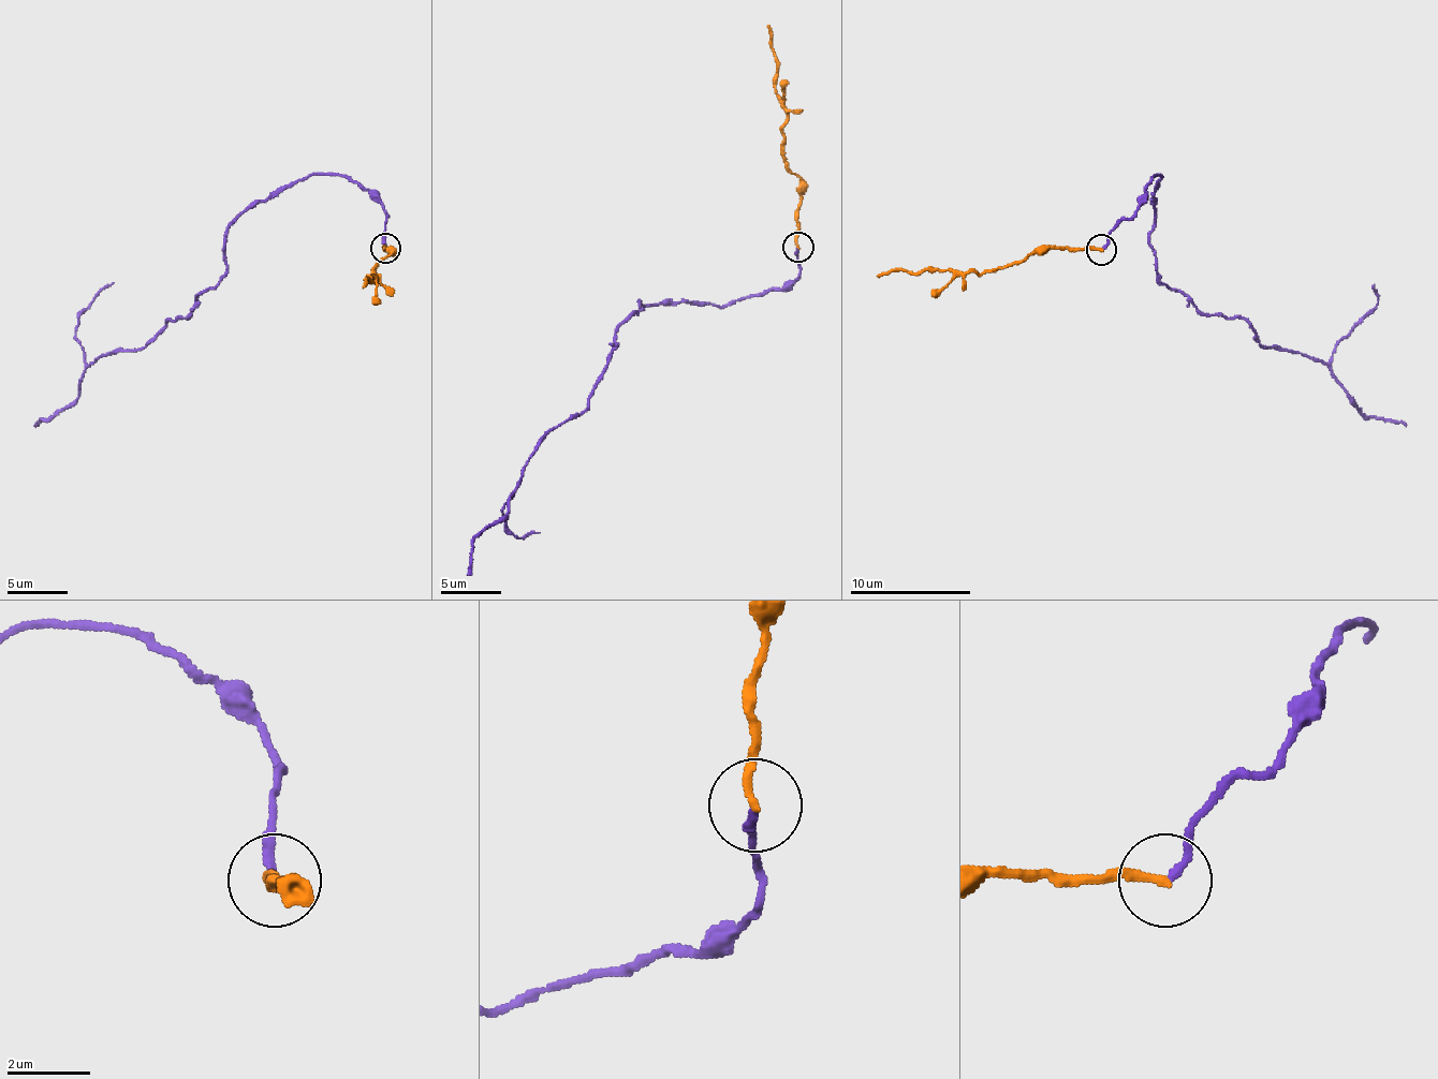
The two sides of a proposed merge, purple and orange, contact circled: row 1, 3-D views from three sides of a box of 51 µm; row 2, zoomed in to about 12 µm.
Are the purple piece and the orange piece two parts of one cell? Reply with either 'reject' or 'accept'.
reject

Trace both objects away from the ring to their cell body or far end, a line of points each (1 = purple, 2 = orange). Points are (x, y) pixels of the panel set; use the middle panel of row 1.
1: (798, 248), (797, 279), (778, 290), (718, 307), (639, 301), (588, 405), (529, 458), (466, 574)
2: (798, 248), (798, 183), (787, 166), (781, 131), (788, 113), (776, 92), (773, 34), (766, 26)

